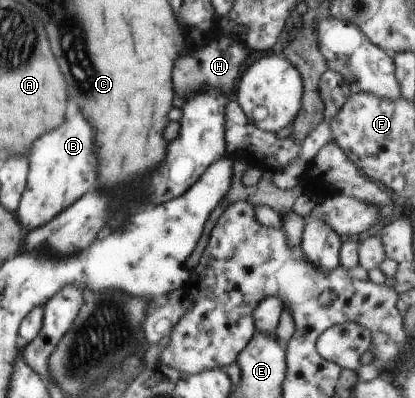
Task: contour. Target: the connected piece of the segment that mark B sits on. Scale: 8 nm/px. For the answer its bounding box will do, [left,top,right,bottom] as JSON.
[17,104,97,232]

